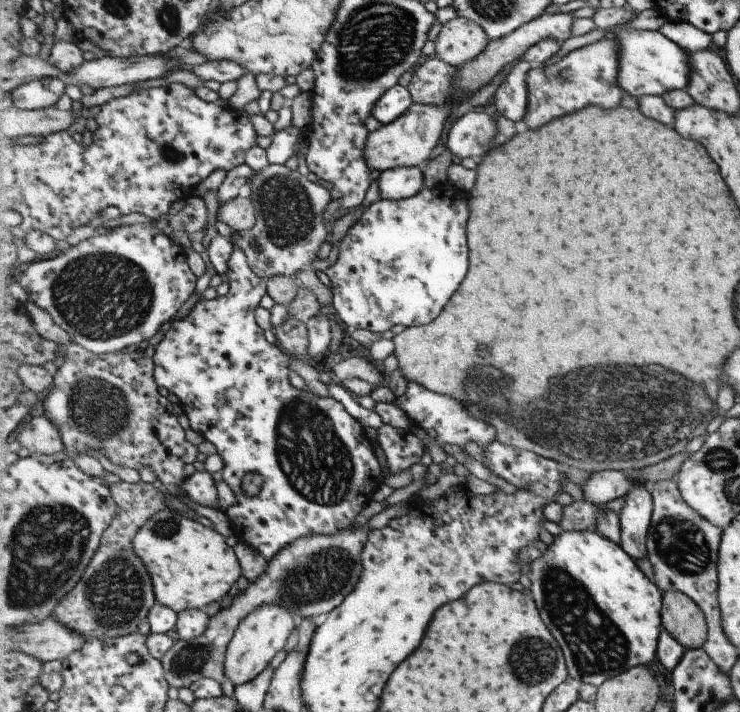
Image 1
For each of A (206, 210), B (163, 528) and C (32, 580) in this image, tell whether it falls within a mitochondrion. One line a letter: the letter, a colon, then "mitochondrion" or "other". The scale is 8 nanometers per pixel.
A: other
B: mitochondrion
C: mitochondrion

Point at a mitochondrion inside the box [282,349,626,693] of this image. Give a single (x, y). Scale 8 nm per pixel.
(532, 661)

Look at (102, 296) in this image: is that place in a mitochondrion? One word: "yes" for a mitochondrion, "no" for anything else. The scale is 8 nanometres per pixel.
yes

